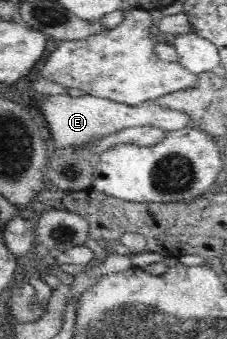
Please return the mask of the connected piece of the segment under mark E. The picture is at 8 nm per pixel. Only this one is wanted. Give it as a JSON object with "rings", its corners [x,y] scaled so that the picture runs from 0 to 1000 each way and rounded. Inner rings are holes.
{"rings":[[[278,277],[203,283],[159,310],[181,327],[185,351],[207,360],[247,440],[278,440],[295,431],[348,440],[379,422],[427,416],[489,389],[577,372],[678,372],[731,386],[780,386],[841,372],[837,342],[819,333],[709,316],[683,298],[643,298],[599,313],[573,313],[405,280],[317,286]]]}

